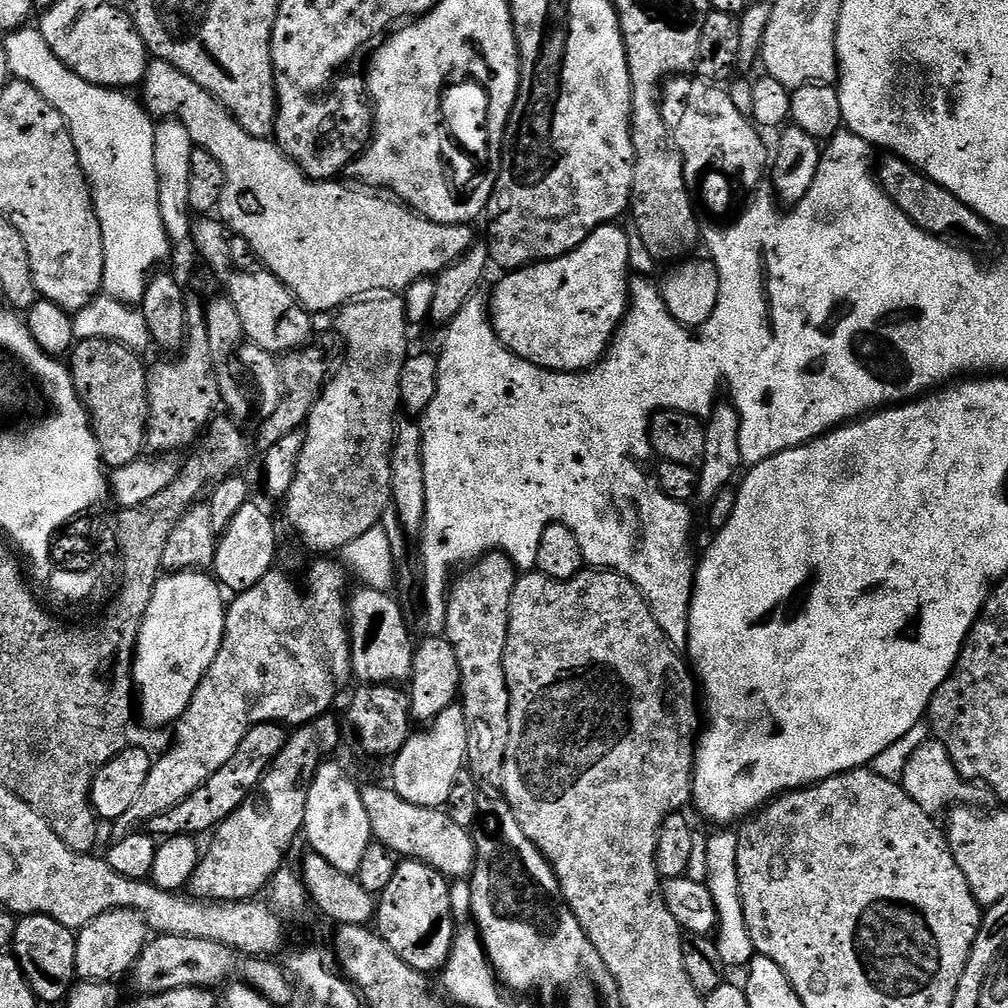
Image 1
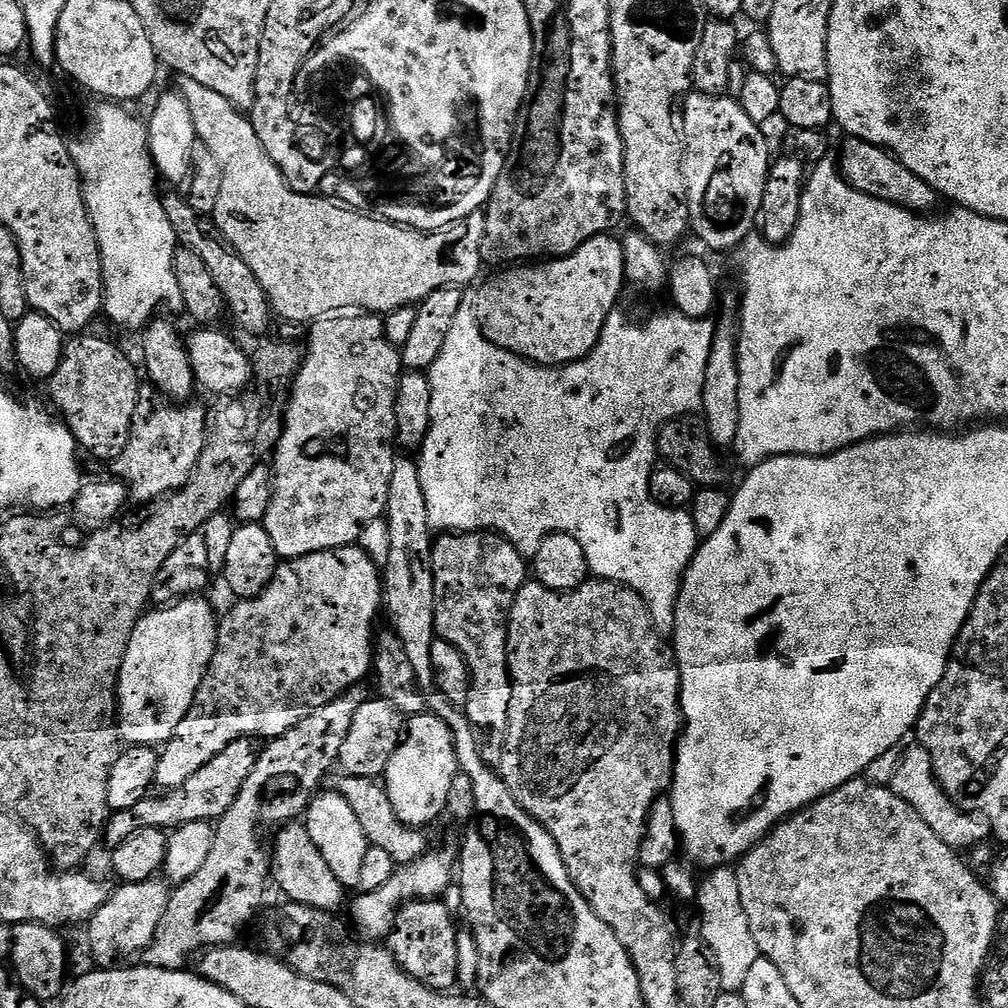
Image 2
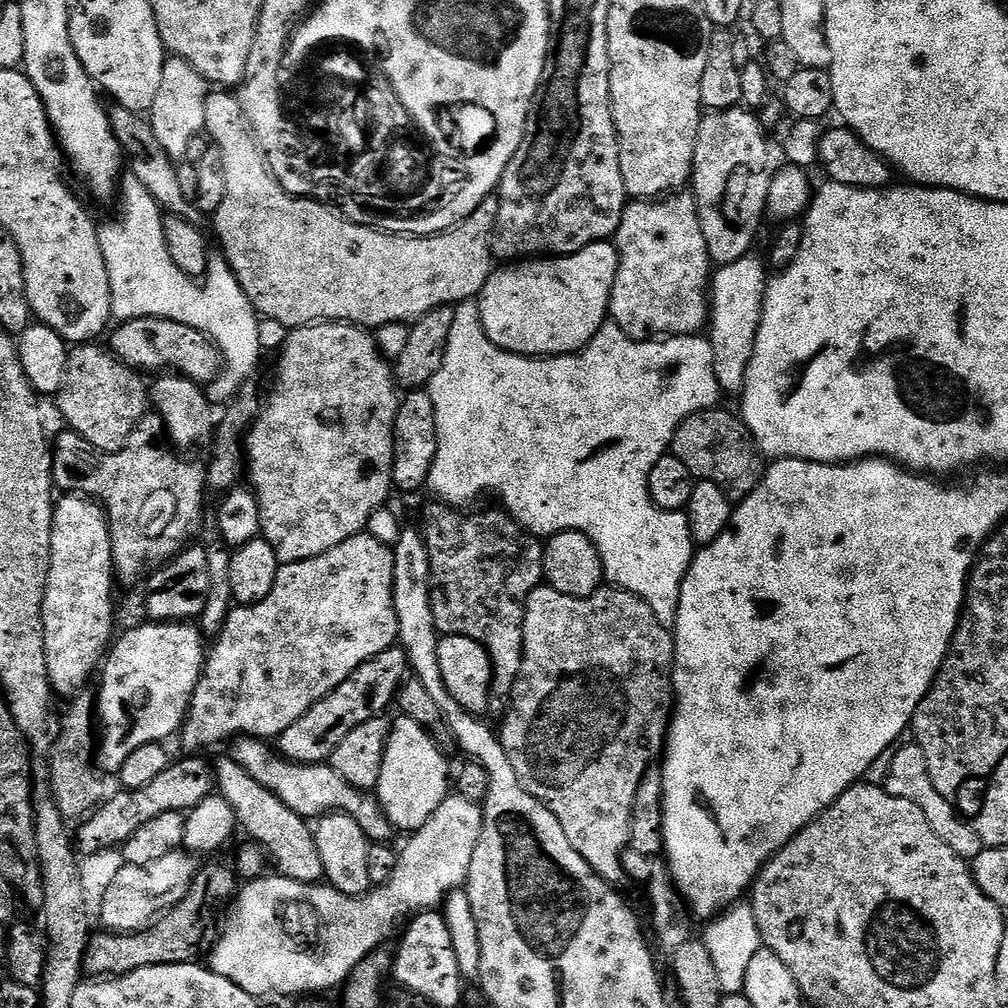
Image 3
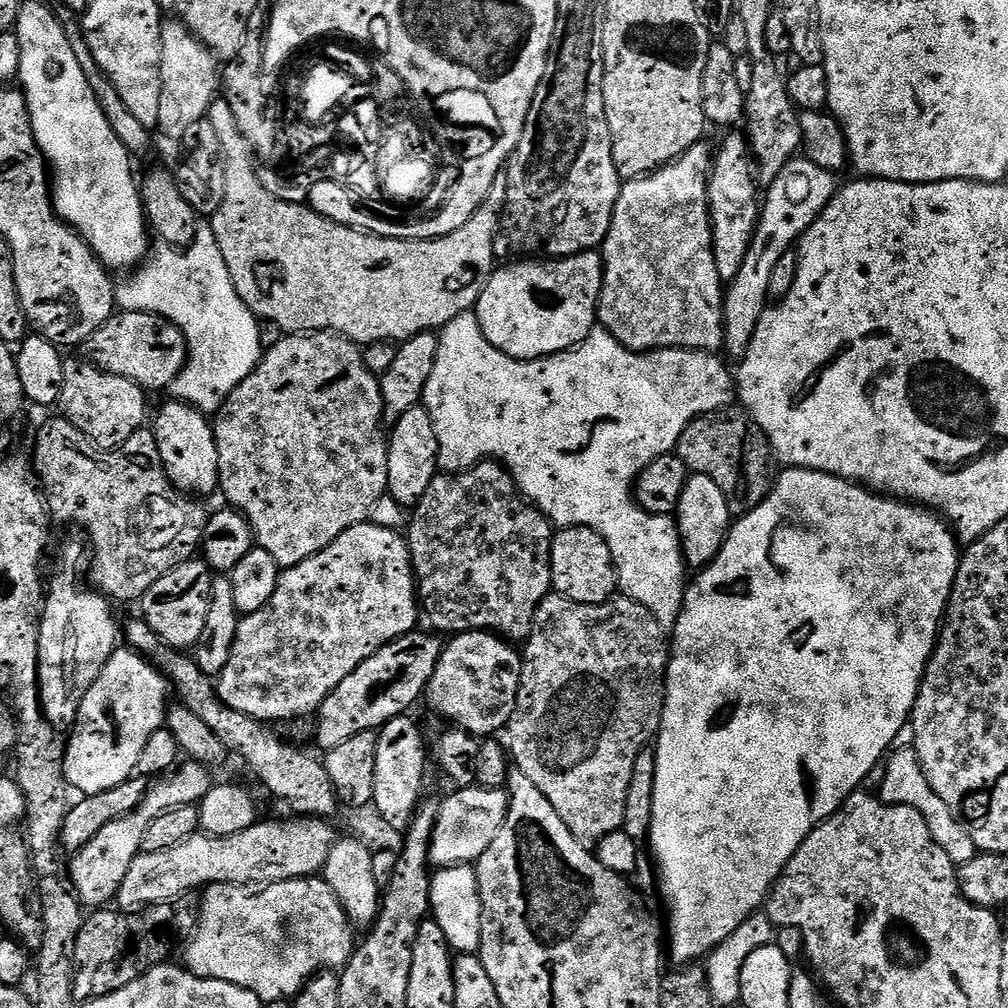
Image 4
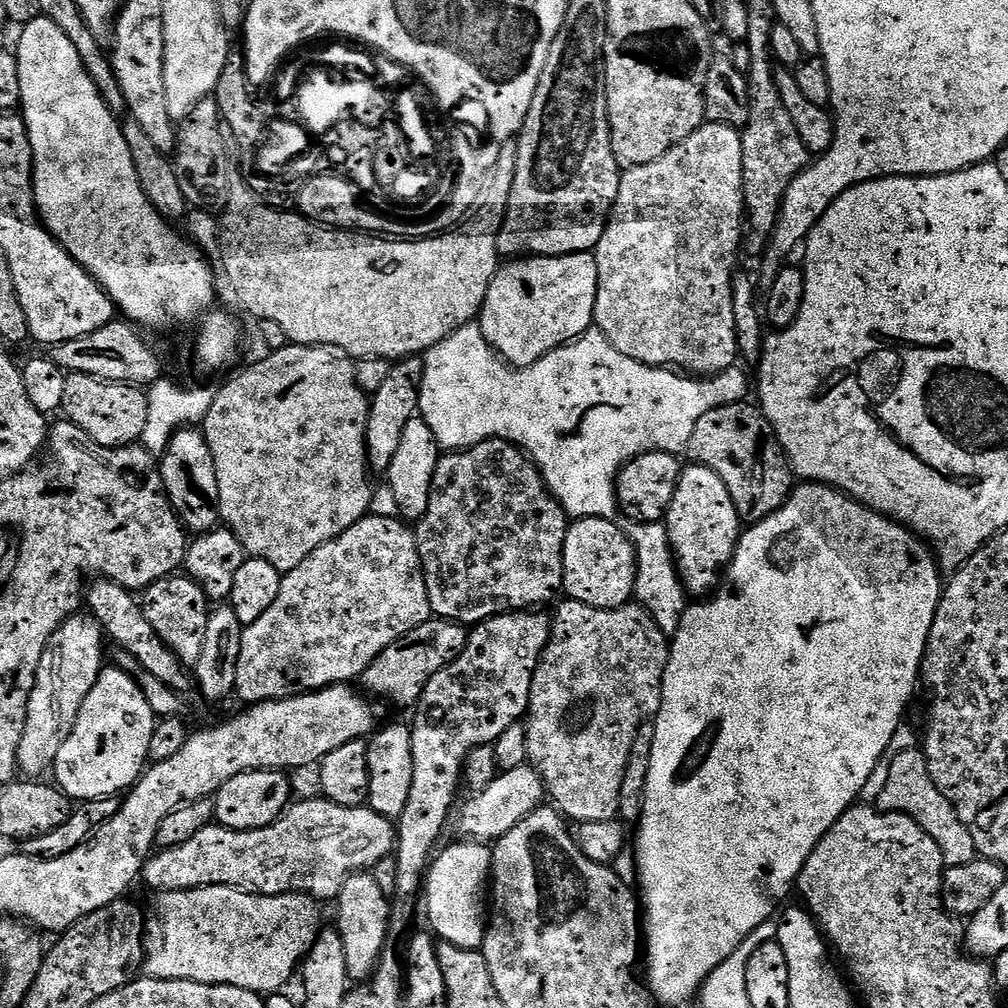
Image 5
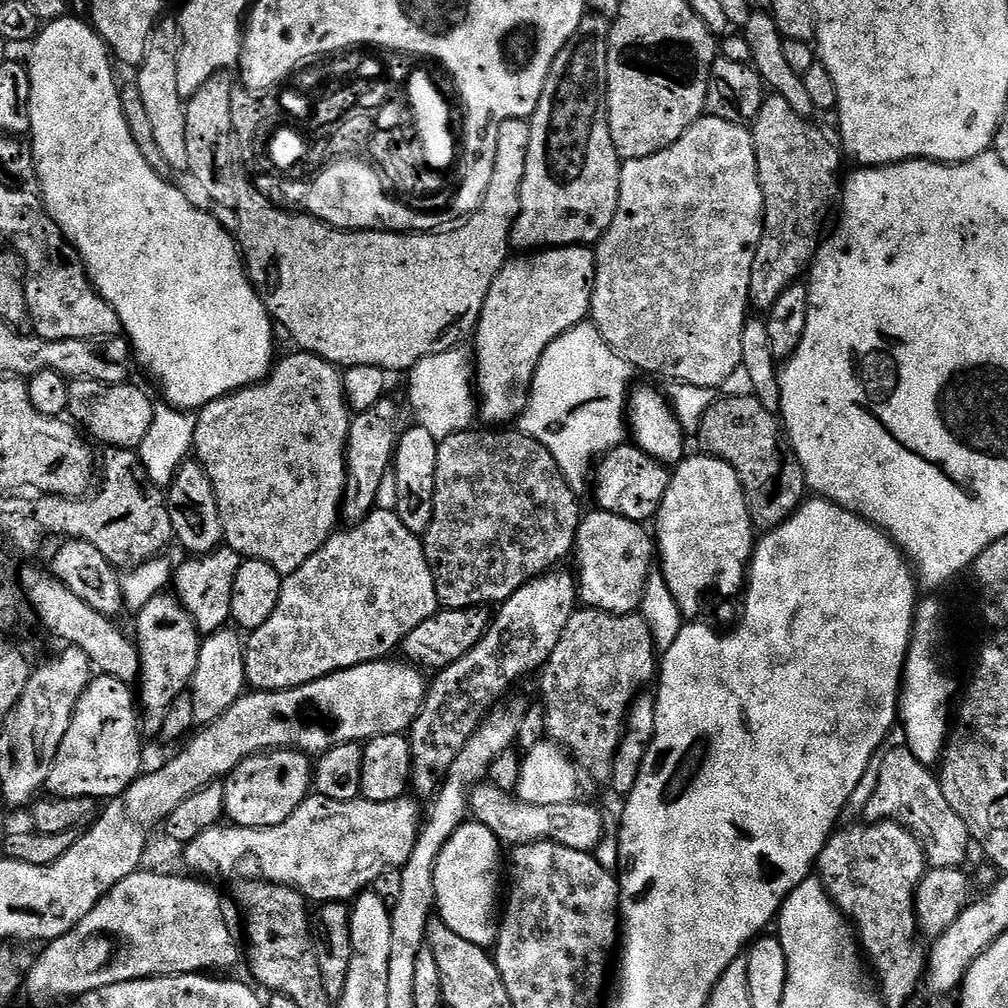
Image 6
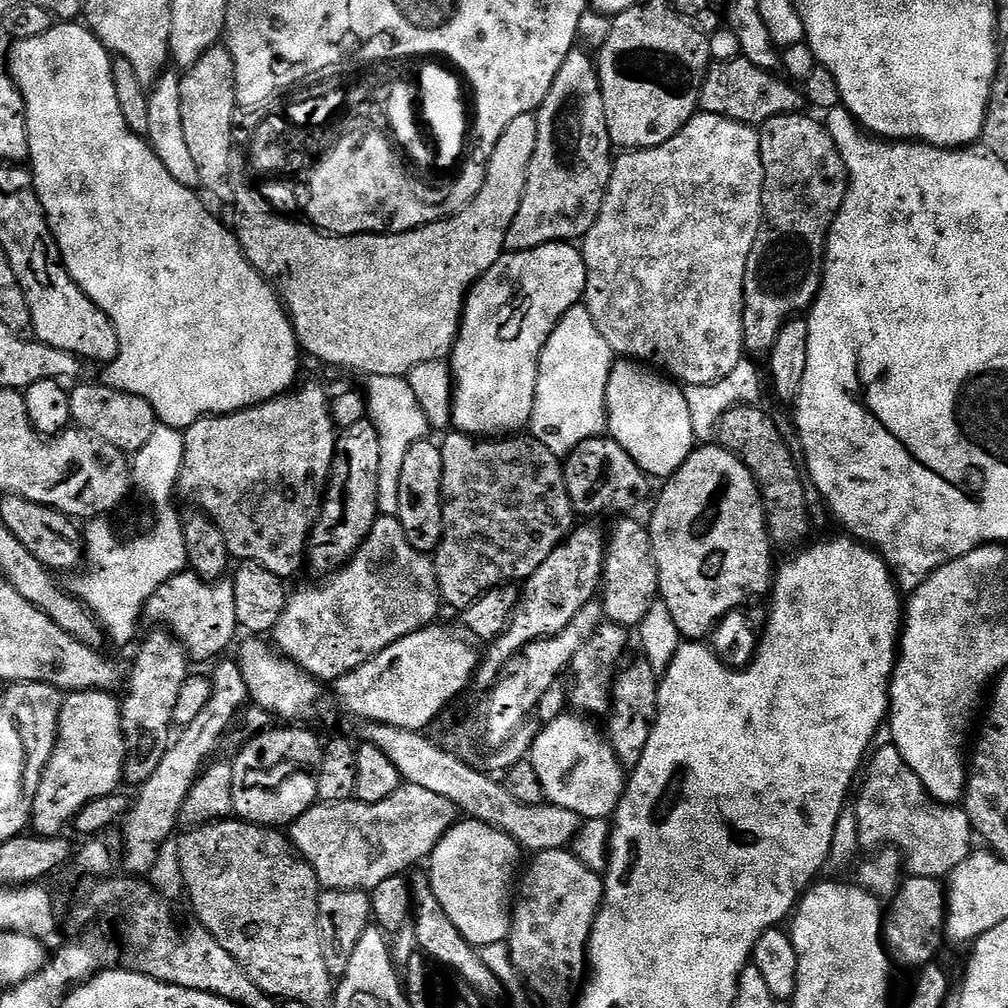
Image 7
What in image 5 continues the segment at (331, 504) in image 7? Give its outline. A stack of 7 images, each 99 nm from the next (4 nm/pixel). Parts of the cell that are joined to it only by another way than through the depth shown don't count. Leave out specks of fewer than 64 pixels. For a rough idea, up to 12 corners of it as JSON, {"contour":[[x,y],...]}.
{"contour":[[420,356],[391,365],[371,393],[364,441],[387,473],[406,422],[417,419]]}

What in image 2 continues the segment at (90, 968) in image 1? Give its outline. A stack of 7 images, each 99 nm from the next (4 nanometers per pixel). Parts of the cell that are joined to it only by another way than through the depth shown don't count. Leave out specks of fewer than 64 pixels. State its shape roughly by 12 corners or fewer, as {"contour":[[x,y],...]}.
{"contour":[[119,885],[87,921],[97,965],[143,953],[170,888]]}

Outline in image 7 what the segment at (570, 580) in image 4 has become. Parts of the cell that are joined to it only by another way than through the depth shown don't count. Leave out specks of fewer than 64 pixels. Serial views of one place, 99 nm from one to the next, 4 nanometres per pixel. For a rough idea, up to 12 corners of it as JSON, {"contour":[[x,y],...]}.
{"contour":[[624,518],[606,540],[602,605],[639,627],[659,597],[647,527]]}

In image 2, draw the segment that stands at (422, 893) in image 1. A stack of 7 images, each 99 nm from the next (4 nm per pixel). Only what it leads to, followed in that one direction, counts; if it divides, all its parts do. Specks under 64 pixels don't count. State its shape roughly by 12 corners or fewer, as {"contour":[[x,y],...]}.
{"contour":[[443,899],[396,913],[386,947],[427,988],[457,987],[458,925]]}

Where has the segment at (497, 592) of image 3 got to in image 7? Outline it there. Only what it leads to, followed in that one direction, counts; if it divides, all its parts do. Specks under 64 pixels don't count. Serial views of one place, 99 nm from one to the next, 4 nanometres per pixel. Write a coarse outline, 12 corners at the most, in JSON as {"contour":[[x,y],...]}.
{"contour":[[535,436],[440,444],[441,601],[527,582],[578,517]]}

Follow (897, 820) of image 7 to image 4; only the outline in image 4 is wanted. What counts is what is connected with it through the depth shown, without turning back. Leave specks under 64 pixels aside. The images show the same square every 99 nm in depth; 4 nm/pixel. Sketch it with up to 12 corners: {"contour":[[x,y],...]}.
{"contour":[[915,748],[887,757],[878,795],[926,818],[934,842],[962,865],[974,838],[930,790]]}

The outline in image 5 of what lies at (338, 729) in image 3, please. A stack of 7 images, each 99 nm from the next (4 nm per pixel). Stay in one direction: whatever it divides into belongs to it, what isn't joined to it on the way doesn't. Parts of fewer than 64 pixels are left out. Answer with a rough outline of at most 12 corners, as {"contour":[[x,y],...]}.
{"contour":[[433,618],[386,646],[362,677],[415,705],[462,654],[469,629]]}

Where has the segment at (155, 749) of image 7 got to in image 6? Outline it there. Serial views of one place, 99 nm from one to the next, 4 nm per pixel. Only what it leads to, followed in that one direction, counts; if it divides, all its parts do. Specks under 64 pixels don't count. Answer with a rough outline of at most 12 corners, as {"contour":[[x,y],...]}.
{"contour":[[175,594],[138,610],[138,708],[159,737],[202,634]]}

